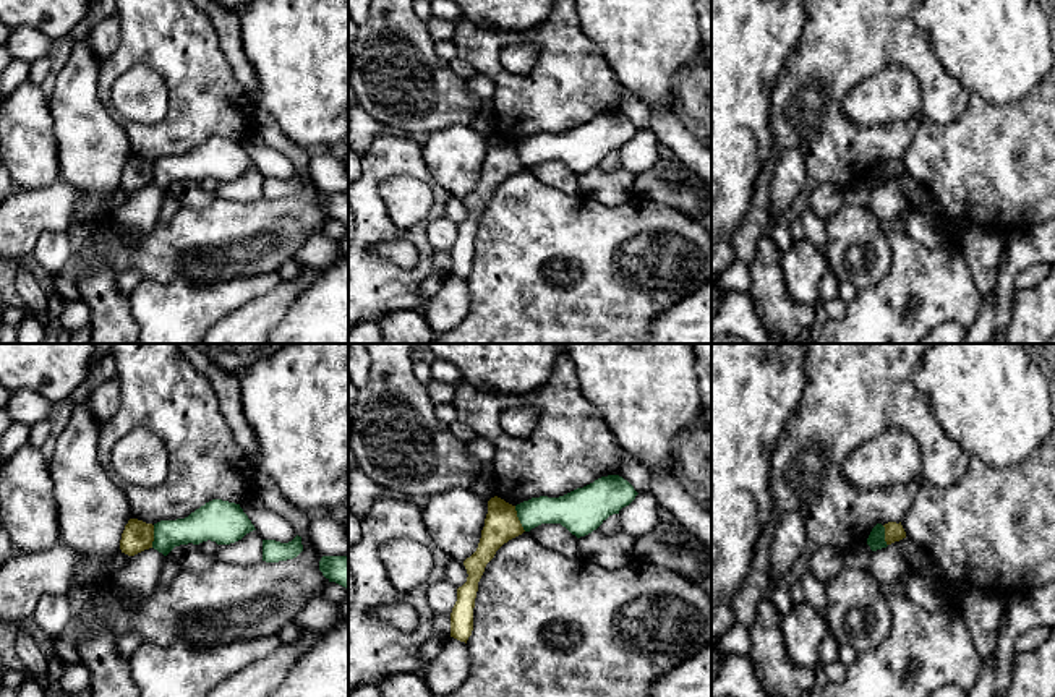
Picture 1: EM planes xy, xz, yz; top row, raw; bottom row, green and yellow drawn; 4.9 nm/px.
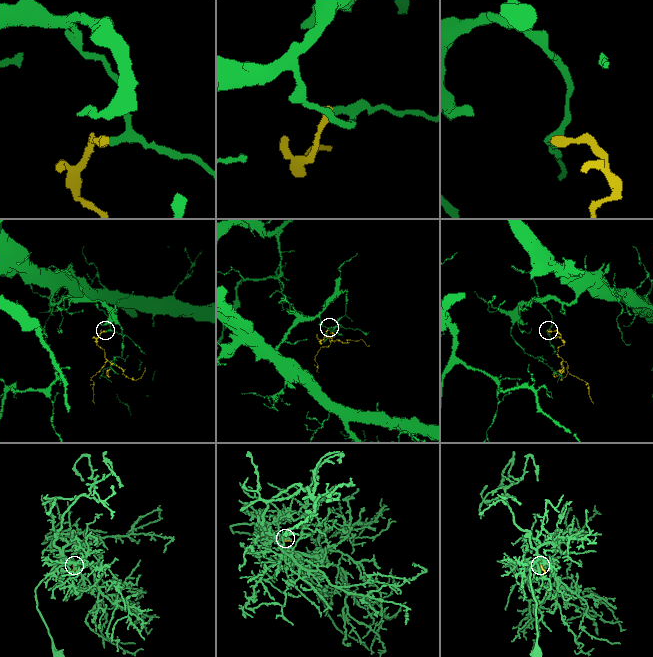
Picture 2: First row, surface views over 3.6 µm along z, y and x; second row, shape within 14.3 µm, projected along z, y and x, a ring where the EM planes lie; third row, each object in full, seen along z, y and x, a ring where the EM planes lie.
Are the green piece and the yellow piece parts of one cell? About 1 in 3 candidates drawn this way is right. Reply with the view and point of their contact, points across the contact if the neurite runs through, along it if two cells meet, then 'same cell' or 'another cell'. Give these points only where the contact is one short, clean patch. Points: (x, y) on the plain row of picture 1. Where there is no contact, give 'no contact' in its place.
xz (519, 156) | along xz (514, 143), (516, 153), (525, 167) | another cell

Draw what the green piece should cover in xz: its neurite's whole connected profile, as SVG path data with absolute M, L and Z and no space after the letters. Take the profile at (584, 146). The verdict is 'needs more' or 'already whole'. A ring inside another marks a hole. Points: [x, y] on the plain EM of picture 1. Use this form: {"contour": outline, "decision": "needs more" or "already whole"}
{"contour": "M608 112L559 135L532 135L515 143L525 169L541 160L561 160L577 175L596 167L609 152L629 143L639 130L619 112Z", "decision": "already whole"}

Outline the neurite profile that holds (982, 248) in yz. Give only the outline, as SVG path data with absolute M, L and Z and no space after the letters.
M972 227L961 238L964 258L982 295L995 290L1003 242L997 230Z

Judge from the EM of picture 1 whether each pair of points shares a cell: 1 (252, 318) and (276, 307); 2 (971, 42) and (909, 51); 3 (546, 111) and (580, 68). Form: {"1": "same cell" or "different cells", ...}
{"1": "same cell", "2": "different cells", "3": "same cell"}

